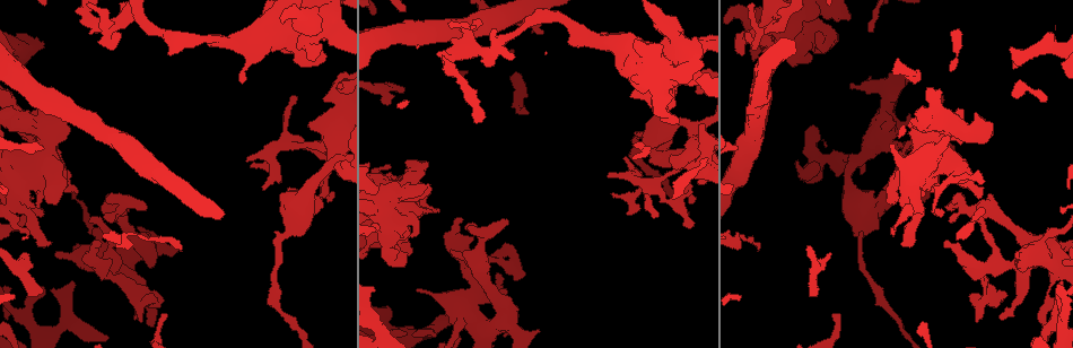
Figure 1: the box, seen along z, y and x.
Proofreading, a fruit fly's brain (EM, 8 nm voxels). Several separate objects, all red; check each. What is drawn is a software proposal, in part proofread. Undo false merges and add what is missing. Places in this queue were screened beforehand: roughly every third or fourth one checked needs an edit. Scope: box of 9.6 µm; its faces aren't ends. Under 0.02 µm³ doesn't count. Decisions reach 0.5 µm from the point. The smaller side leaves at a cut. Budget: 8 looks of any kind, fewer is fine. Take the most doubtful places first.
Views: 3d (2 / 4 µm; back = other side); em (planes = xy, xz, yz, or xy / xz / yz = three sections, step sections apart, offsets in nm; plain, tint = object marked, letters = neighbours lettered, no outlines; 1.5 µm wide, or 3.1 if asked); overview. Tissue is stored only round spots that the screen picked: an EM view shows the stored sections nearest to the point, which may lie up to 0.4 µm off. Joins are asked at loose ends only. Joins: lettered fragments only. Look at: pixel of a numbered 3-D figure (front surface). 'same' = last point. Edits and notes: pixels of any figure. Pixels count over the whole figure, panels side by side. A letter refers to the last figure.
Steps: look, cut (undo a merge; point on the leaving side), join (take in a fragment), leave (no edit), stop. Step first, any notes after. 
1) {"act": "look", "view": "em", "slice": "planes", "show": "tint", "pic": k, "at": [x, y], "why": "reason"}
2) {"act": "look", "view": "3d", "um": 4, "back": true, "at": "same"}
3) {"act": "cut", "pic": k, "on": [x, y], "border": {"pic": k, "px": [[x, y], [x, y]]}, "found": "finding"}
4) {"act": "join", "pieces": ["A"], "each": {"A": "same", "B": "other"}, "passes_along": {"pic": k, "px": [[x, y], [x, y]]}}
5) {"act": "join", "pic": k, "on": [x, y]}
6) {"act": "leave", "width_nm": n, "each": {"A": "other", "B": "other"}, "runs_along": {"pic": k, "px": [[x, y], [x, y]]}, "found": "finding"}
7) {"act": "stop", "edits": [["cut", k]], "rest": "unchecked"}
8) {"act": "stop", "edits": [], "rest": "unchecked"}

{"act": "look", "view": "em", "slice": "planes", "show": "letters", "pic": 1, "at": [41, 293], "why": "an open end"}

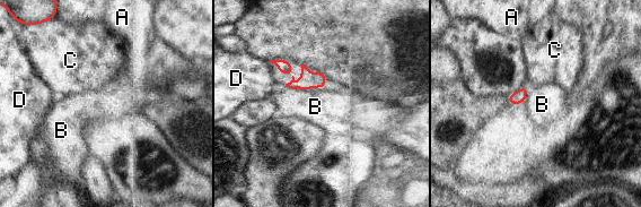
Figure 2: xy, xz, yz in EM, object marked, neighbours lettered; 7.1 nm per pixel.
{"act": "leave", "each": {"A": "other", "B": "other", "C": "other", "D": "other"}, "runs_along": {"pic": 2, "px": [[278, 62], [297, 83], [322, 85]]}, "found": "none of them fits"}

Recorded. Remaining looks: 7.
{"act": "look", "view": "em", "slice": "planes", "show": "tint", "pic": 1, "at": [746, 33], "why": "an open end"}

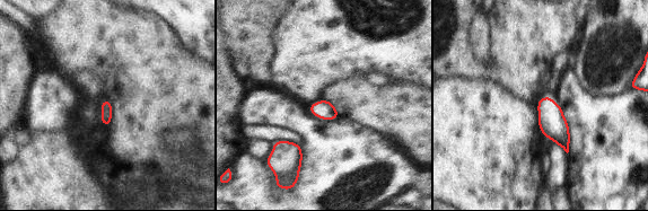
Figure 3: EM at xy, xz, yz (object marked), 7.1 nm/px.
{"act": "look", "view": "em", "slice": "planes", "show": "letters", "at": "same"}

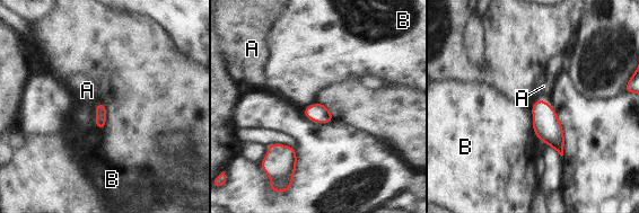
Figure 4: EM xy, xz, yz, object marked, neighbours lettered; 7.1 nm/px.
{"act": "leave", "longest_contact_nm": ["B", 260], "each": {"A": "other", "B": "other"}, "border": {"pic": 4, "px": [[532, 101], [532, 129], [537, 138]]}, "found": "none of them fits"}

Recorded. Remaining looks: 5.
{"act": "look", "view": "em", "slice": "yz", "step": 8, "show": "letters", "pic": 1, "at": [471, 294], "why": "sudden change in width"}

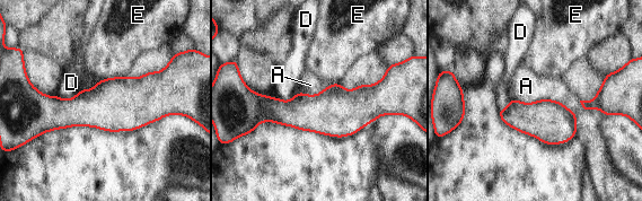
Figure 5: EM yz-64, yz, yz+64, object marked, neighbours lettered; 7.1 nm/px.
{"act": "leave", "width_nm": 280, "longest_contact_nm": ["A", 550], "each": {"A": "other", "D": "other", "E": "other"}, "found": "all the same cell"}

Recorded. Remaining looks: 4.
{"act": "stop", "edits": [], "rest": "unchecked"}

